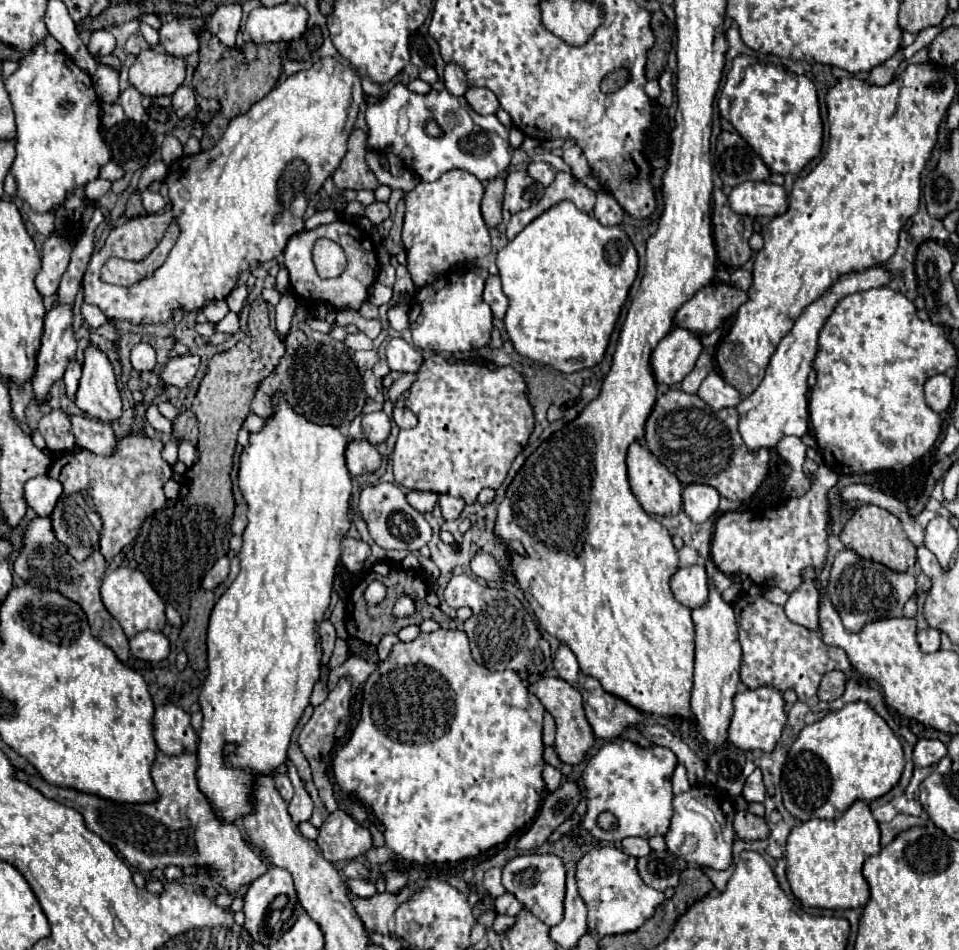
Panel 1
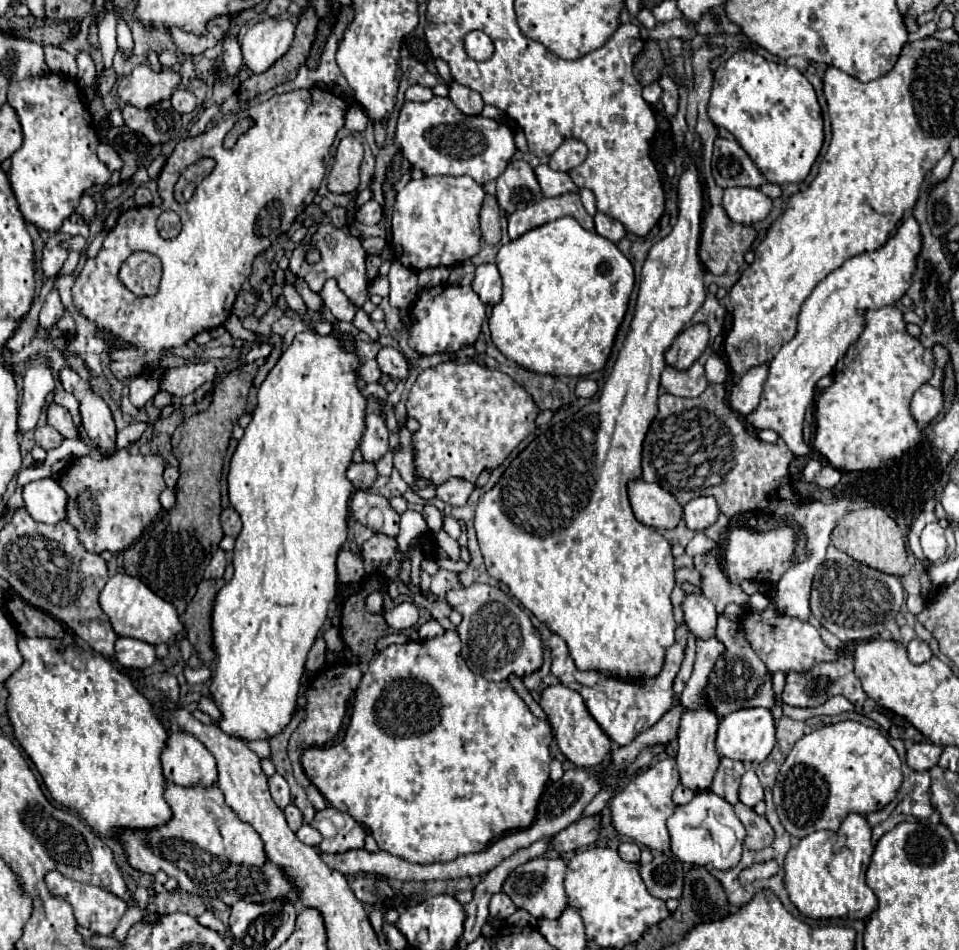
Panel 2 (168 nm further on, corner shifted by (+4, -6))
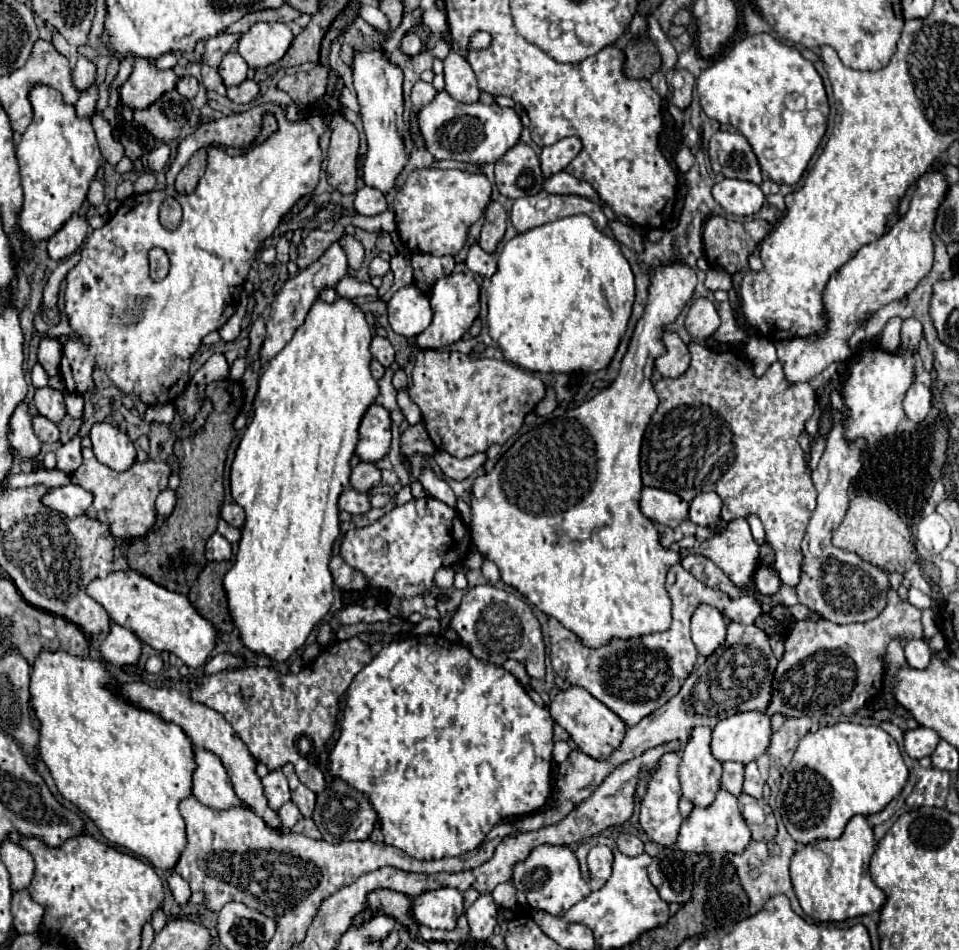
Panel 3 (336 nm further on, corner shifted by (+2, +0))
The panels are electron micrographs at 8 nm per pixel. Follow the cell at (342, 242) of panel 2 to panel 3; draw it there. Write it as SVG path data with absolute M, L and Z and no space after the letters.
M341 236L341 244L347 252L347 260L349 260L349 266L353 270L359 270L361 264L363 264L363 256L365 256L365 250L361 246L361 242L357 242L353 236Z

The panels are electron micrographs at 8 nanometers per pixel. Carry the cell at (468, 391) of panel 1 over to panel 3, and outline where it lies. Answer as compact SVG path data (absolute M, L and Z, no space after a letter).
M419 350L411 376L409 396L421 408L425 428L437 448L443 448L455 458L467 458L487 450L491 444L503 444L509 440L523 426L523 418L543 400L545 384L505 360L471 360L469 356L451 350Z

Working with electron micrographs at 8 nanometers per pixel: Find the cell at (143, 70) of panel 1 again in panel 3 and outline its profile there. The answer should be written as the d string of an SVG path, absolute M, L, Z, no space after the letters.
M139 58L135 60L133 74L121 86L121 102L133 110L143 110L151 106L159 96L173 90L177 84L177 76L173 70L159 70L155 64Z

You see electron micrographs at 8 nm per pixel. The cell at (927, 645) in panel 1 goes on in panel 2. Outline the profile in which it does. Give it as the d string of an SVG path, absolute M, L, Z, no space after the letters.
M915 638L915 640L909 642L907 652L909 652L909 660L911 660L913 664L923 664L923 662L927 662L927 660L933 656L929 644L923 642L923 640L919 640L919 638Z

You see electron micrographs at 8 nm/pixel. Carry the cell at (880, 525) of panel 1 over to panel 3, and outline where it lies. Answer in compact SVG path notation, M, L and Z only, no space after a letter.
M856 494L851 498L841 526L833 532L833 544L887 572L905 574L913 562L917 562L917 550L911 542L907 524L885 502L875 500L867 494Z

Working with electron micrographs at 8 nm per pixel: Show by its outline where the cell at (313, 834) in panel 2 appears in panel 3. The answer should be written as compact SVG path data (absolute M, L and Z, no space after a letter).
M301 818L297 824L295 824L295 828L291 828L293 832L299 832L299 834L305 834L305 836L309 836L309 838L315 838L315 840L319 840L321 838L321 832L319 832L319 828L315 826L315 822L311 820L311 818Z

